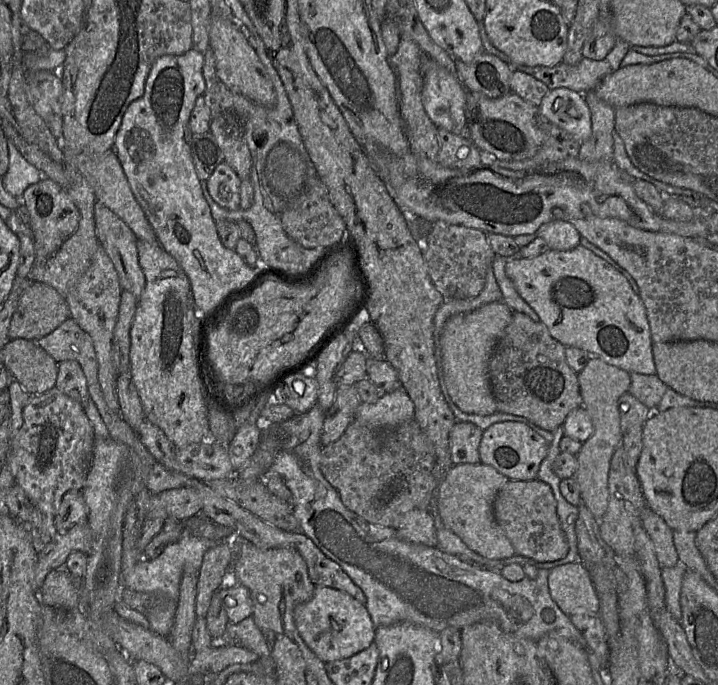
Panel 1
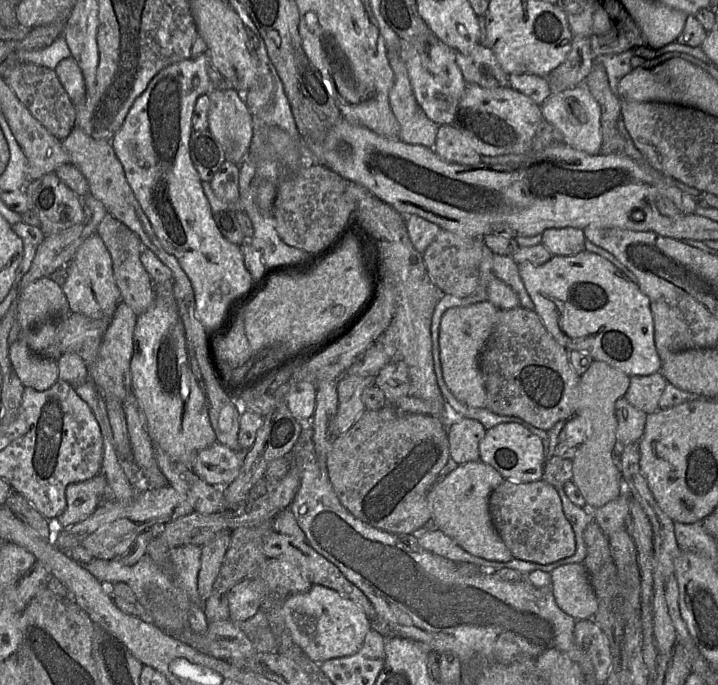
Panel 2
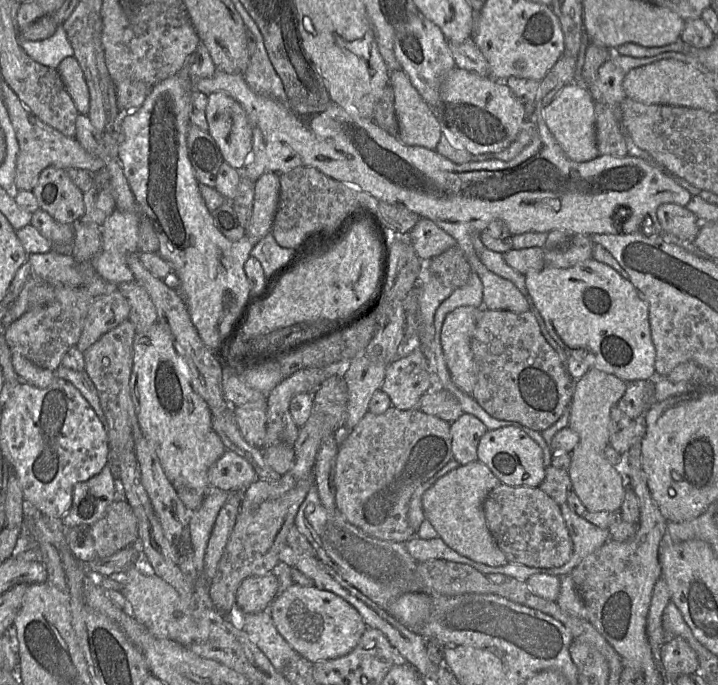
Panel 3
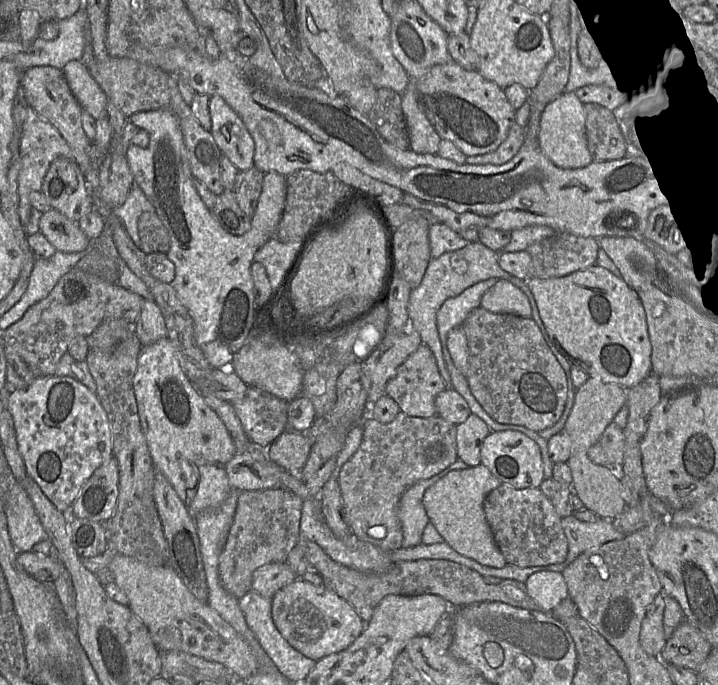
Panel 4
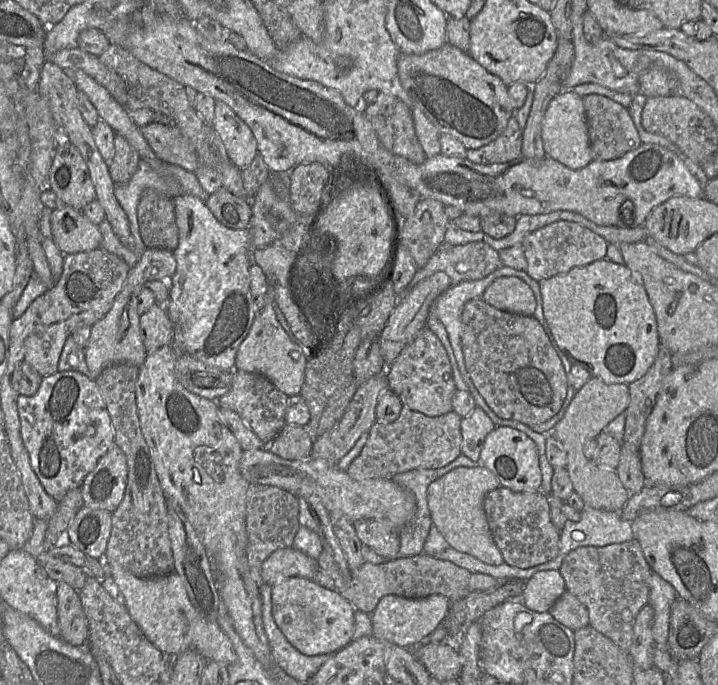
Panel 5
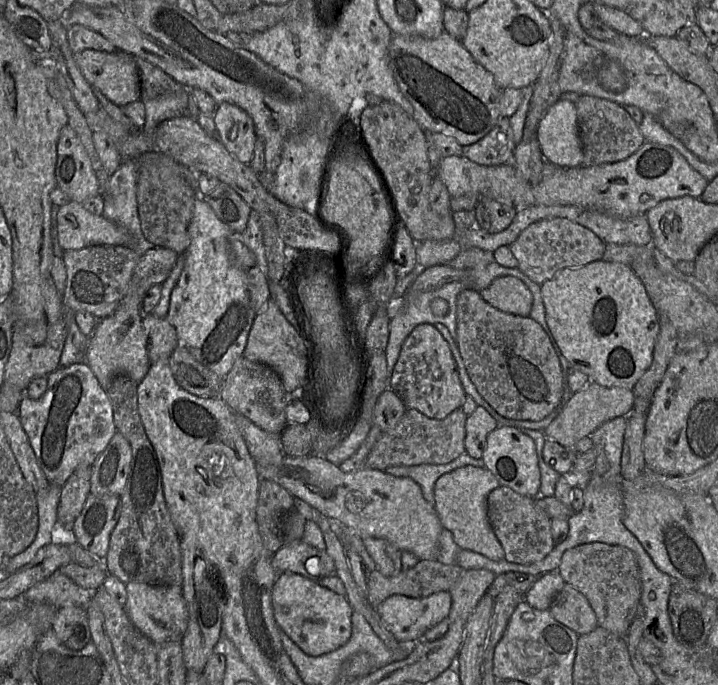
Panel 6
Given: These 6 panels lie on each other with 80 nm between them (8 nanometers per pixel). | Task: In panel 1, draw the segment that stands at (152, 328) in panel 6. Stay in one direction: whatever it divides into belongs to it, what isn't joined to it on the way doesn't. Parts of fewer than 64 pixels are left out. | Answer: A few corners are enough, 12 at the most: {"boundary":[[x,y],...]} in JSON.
{"boundary":[[100,202],[95,226],[122,290],[139,299],[146,278],[136,235]]}

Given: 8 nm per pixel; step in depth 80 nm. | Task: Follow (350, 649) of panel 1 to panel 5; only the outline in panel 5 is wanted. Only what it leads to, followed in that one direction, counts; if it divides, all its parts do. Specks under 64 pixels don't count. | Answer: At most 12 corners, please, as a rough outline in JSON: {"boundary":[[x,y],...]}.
{"boundary":[[291,577],[272,586],[272,614],[306,656],[346,647],[355,607]]}

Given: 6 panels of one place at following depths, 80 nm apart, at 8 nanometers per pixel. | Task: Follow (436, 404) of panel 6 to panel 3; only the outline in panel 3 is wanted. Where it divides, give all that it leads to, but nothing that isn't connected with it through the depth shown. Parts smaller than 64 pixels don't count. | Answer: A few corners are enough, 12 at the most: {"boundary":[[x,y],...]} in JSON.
{"boundary":[[419,347],[388,364],[380,390],[410,410],[438,378]]}

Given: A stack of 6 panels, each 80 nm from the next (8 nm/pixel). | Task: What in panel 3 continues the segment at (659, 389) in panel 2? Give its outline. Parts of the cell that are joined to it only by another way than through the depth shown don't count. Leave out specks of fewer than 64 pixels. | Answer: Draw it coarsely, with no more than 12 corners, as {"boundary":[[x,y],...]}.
{"boundary":[[654,378],[626,382],[618,402],[640,420],[654,403]]}

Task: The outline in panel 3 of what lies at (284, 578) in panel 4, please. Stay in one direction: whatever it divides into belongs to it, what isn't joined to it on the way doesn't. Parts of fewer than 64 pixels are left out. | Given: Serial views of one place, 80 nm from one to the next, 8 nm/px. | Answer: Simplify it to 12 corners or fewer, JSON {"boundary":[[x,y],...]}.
{"boundary":[[271,572],[242,581],[235,608],[266,609],[279,594]]}

